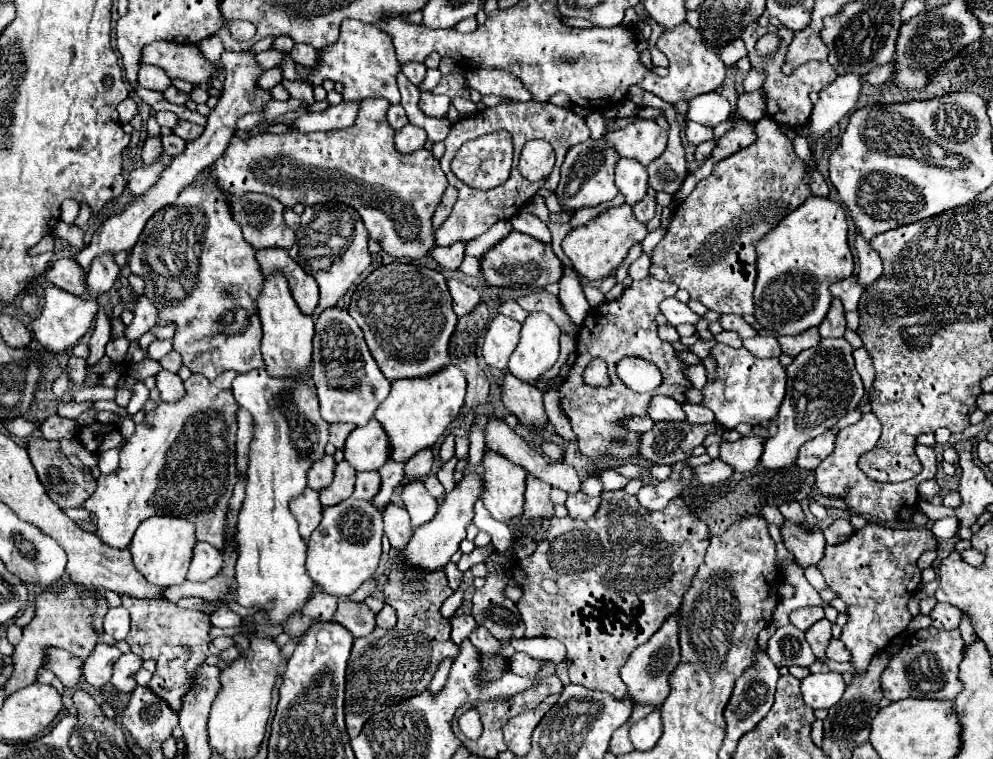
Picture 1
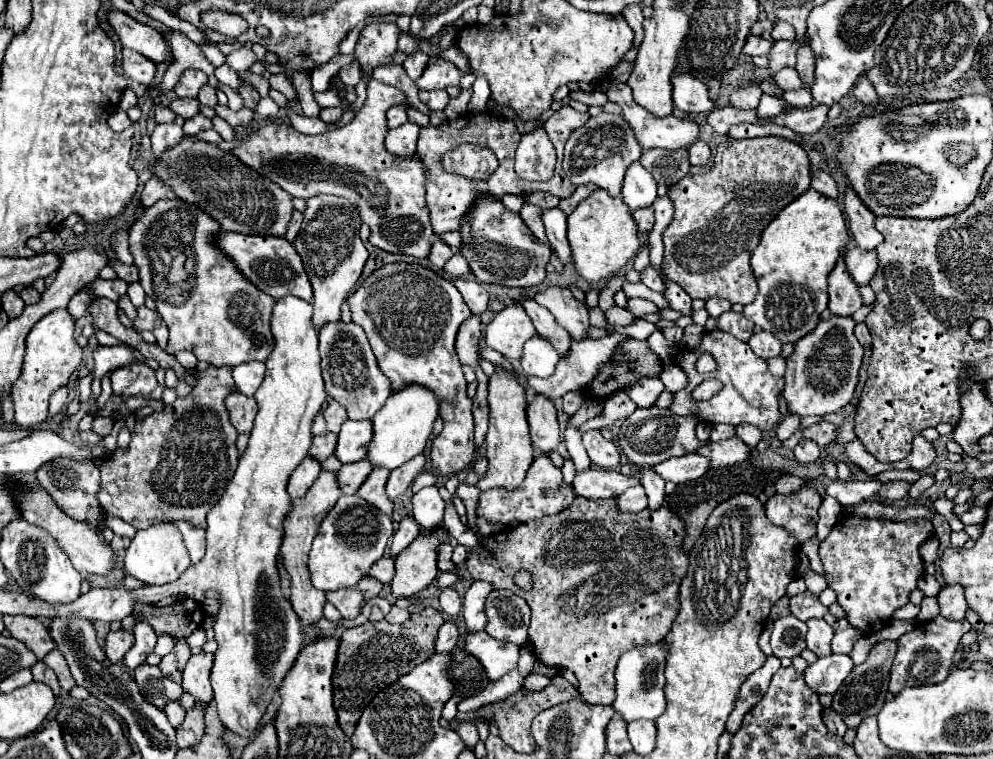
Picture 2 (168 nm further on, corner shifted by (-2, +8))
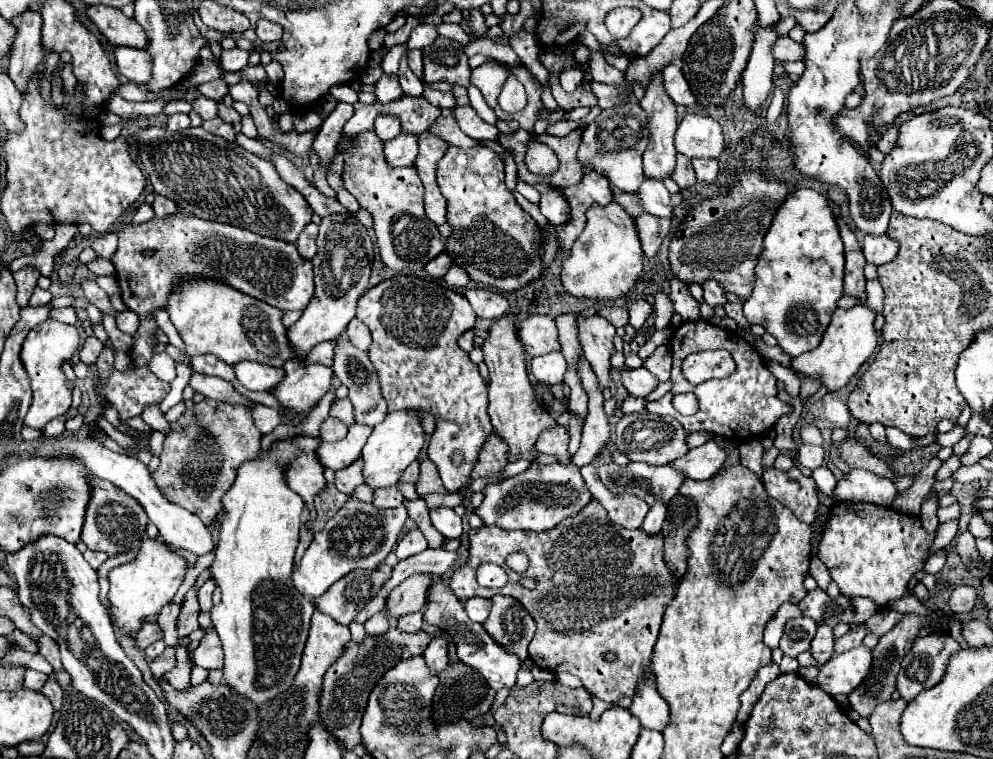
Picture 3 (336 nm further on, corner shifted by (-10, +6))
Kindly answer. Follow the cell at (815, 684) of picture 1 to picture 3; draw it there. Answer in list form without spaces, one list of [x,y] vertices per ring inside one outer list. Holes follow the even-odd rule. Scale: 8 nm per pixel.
[[[864,645],[854,647],[842,655],[834,655],[828,663],[820,665],[816,685],[828,695],[848,695],[868,675],[872,651]]]

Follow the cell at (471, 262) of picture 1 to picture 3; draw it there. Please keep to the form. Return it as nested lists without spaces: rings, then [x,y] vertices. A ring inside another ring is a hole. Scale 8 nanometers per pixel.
[[[452,265],[450,271],[444,275],[444,281],[448,287],[466,287],[470,283],[470,277],[464,269],[458,269],[458,265]]]

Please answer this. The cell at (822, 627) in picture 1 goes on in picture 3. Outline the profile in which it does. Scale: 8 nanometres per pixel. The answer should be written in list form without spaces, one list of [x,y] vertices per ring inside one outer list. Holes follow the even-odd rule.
[[[818,625],[818,631],[816,631],[816,635],[814,635],[814,639],[812,639],[812,647],[810,647],[810,653],[812,653],[812,657],[820,663],[820,665],[824,665],[832,655],[834,655],[834,631],[832,631],[832,627],[828,627],[828,625]]]

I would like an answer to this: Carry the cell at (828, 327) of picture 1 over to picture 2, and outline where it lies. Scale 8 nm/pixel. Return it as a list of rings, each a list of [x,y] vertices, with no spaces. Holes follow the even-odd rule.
[[[840,255],[834,271],[828,277],[828,295],[830,295],[830,311],[834,315],[852,315],[862,307],[862,295],[860,295],[860,287],[854,283],[854,279],[850,277],[844,257]]]

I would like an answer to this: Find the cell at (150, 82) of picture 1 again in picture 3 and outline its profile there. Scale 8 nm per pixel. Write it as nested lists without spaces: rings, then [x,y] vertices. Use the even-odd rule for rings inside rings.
[[[116,47],[116,63],[120,75],[124,75],[128,81],[138,85],[146,85],[146,81],[150,81],[150,57],[146,57],[146,51]]]

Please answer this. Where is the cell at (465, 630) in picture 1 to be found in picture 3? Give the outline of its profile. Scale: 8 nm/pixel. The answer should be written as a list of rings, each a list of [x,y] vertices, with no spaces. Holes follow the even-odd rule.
[[[432,639],[424,651],[424,659],[430,669],[440,673],[448,665],[448,639]]]

